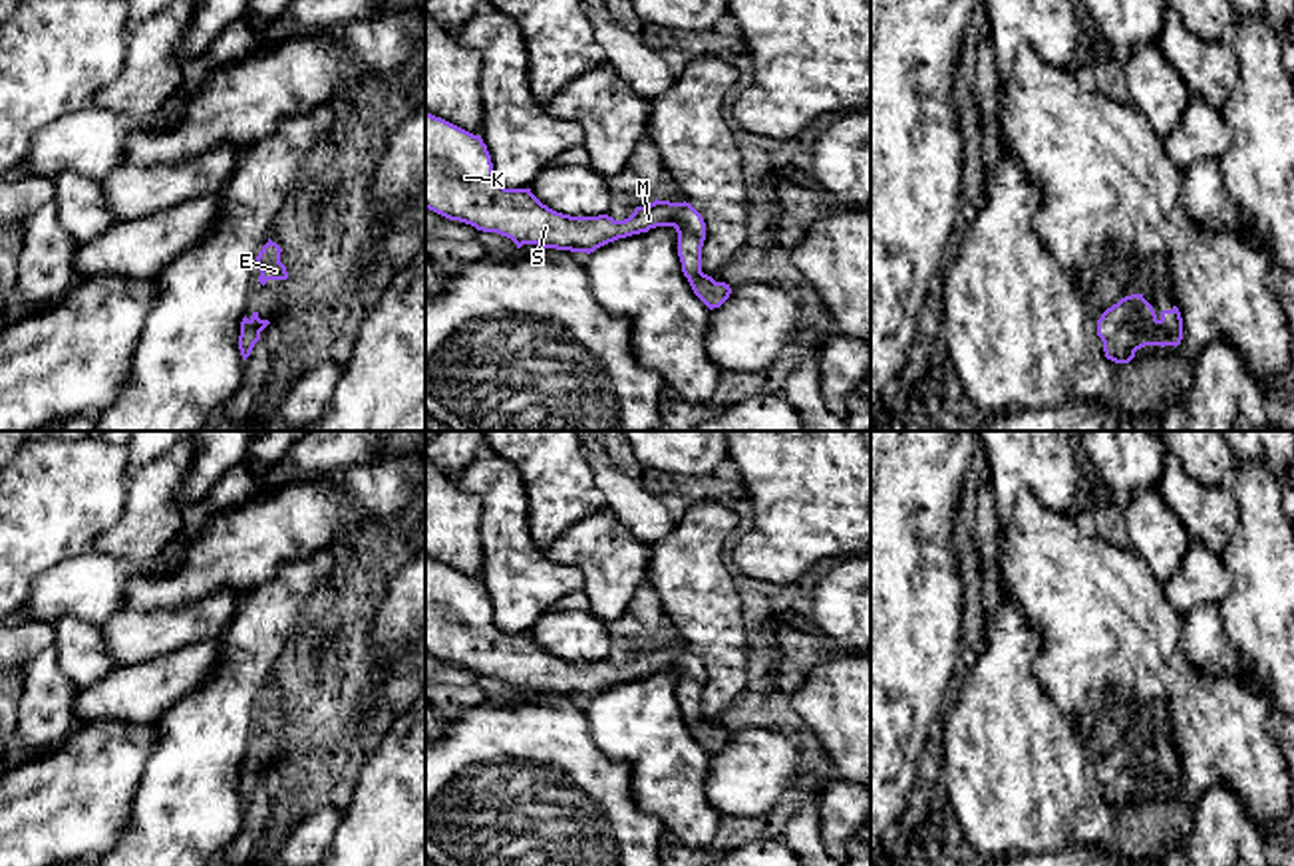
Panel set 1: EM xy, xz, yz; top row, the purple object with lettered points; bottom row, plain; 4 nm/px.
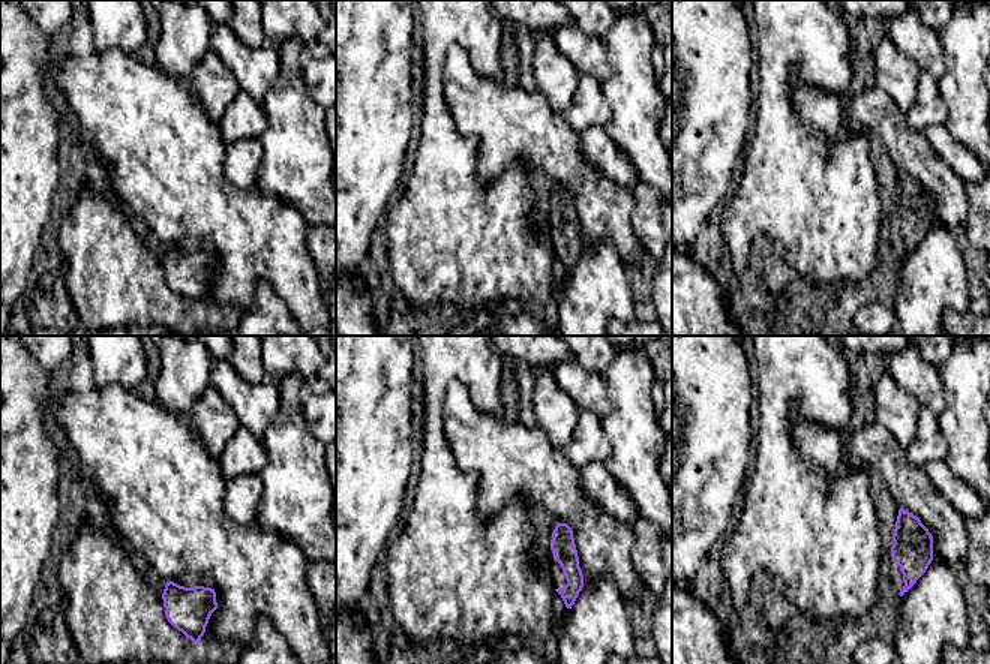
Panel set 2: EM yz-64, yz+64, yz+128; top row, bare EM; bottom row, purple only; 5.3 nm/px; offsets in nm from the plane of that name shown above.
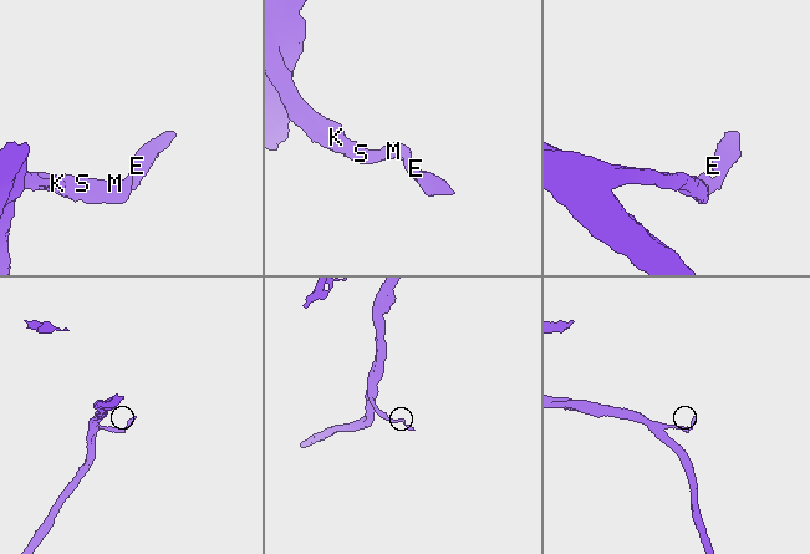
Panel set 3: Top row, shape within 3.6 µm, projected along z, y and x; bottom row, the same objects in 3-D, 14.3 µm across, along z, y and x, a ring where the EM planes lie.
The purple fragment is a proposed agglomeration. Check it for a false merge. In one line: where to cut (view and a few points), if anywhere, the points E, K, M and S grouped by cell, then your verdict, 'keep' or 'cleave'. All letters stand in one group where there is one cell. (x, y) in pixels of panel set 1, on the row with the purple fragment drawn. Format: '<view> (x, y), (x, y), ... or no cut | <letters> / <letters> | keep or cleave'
no cut | E K M S | keep

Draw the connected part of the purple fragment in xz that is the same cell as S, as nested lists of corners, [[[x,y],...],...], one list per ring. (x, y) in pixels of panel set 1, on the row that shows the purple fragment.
[[[425,111],[425,209],[483,232],[511,238],[517,248],[594,252],[596,248],[674,226],[682,272],[694,294],[710,308],[720,308],[731,294],[729,284],[702,272],[706,222],[690,203],[654,201],[636,207],[624,220],[608,215],[570,216],[543,205],[531,189],[505,189],[493,173],[491,155],[481,135],[473,135]]]

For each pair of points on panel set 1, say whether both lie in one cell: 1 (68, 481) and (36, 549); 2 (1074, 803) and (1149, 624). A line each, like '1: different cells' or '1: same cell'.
1: same cell
2: different cells

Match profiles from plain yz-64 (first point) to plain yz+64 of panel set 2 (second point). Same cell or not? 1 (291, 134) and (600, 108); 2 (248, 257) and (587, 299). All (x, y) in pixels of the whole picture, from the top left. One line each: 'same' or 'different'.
1: different
2: different

